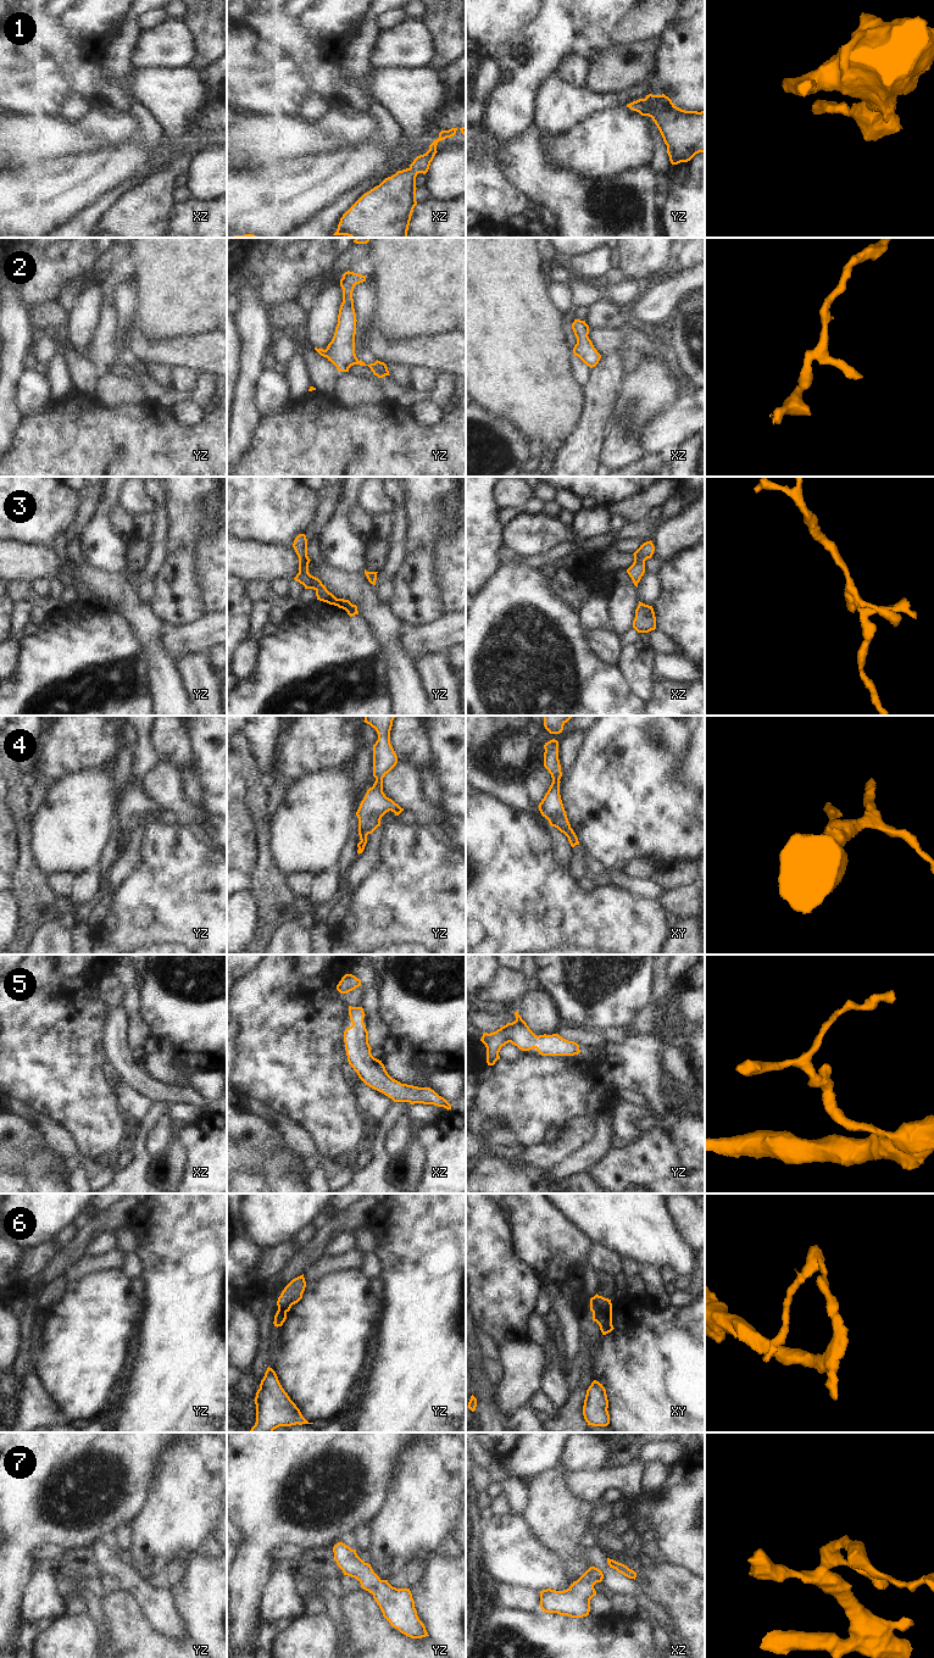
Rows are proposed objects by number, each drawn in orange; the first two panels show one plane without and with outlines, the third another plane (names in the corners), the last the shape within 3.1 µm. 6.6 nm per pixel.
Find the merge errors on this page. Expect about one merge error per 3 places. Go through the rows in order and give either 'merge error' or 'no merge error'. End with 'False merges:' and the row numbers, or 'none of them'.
1: no merge error
2: no merge error
3: no merge error
4: no merge error
5: no merge error
6: merge error
7: no merge error
False merges: 6

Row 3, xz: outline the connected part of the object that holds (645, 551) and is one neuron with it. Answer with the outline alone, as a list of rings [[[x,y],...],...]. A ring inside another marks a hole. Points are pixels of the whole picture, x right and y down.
[[[652,541],[644,543],[633,555],[634,562],[627,569],[627,573],[632,578],[634,585],[638,588],[638,583],[645,573],[645,561],[651,558],[655,551],[655,546]]]

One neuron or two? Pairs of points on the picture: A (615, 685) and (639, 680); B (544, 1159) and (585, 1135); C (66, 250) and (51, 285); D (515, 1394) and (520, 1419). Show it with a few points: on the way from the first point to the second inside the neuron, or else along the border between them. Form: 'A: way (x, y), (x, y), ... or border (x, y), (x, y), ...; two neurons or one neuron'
A: border (615, 665), (622, 673), (627, 685), (643, 700); two neurons
B: way (554, 1152), (576, 1136); one neuron
C: way (62, 259), (51, 270), (51, 277); one neuron
D: border (526, 1403), (512, 1414); two neurons

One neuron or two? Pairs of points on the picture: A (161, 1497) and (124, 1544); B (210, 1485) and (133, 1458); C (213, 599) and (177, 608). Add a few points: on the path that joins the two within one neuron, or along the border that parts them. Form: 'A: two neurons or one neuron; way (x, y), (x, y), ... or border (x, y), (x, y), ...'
A: two neurons; border (132, 1525), (132, 1544), (126, 1551)
B: two neurons; border (178, 1446), (168, 1450), (149, 1495)
C: two neurons; border (195, 573), (205, 608)

